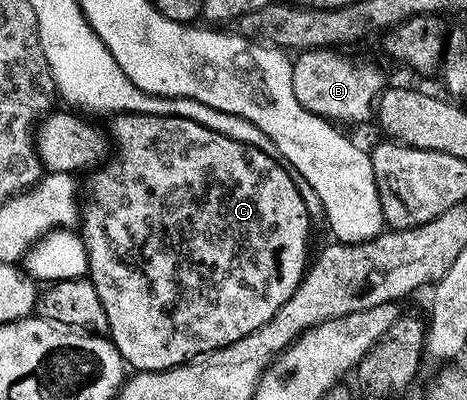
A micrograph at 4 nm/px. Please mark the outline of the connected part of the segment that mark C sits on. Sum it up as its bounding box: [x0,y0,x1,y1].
[78,112,309,372]

